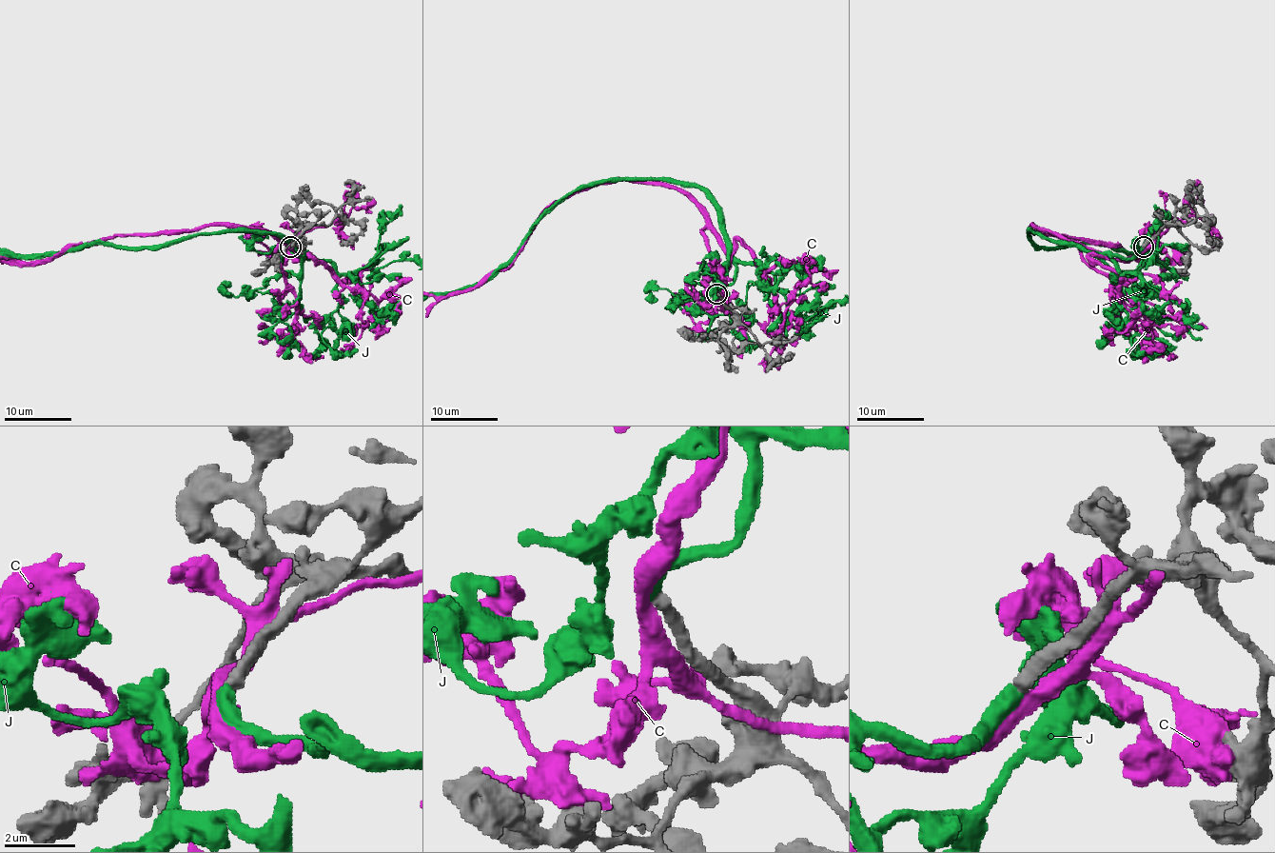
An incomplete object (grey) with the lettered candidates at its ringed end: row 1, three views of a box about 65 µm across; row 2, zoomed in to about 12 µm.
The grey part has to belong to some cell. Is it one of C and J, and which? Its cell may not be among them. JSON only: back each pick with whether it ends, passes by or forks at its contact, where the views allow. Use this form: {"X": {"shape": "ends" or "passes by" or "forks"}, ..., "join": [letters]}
{"J": {"shape": "ends"}, "join": ["J"]}

